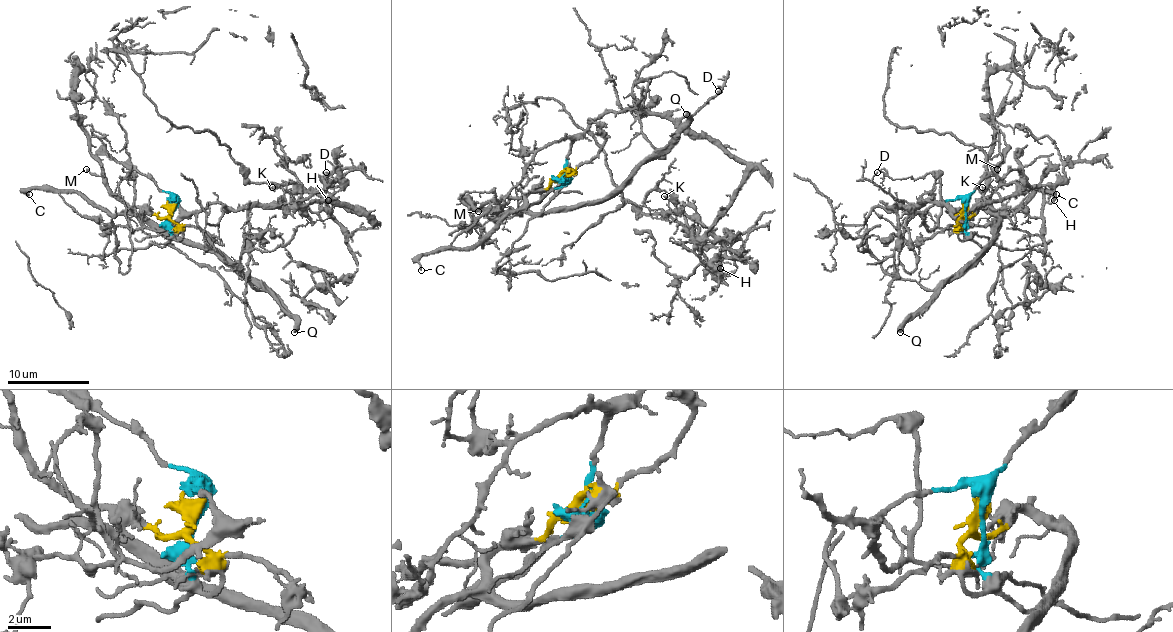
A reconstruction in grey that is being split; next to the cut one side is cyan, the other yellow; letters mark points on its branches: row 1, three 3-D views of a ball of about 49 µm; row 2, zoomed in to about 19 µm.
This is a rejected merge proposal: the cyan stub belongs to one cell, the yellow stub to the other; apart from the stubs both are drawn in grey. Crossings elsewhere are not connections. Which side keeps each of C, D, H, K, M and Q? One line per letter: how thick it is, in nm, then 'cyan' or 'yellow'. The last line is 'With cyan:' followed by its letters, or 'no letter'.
C: 120 nm thick; yellow
D: 110 nm thick; cyan
H: 120 nm thick; cyan
K: 170 nm thick; cyan
M: 140 nm thick; yellow
Q: 440 nm thick; yellow
With cyan: D, H, K

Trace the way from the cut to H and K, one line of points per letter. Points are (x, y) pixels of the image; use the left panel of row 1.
H: (173, 209), (173, 199), (187, 211), (216, 203), (354, 209), (309, 191), (327, 193), (327, 201)
K: (173, 209), (173, 199), (187, 211), (212, 203), (235, 209), (348, 203), (354, 209), (292, 182), (272, 187)

